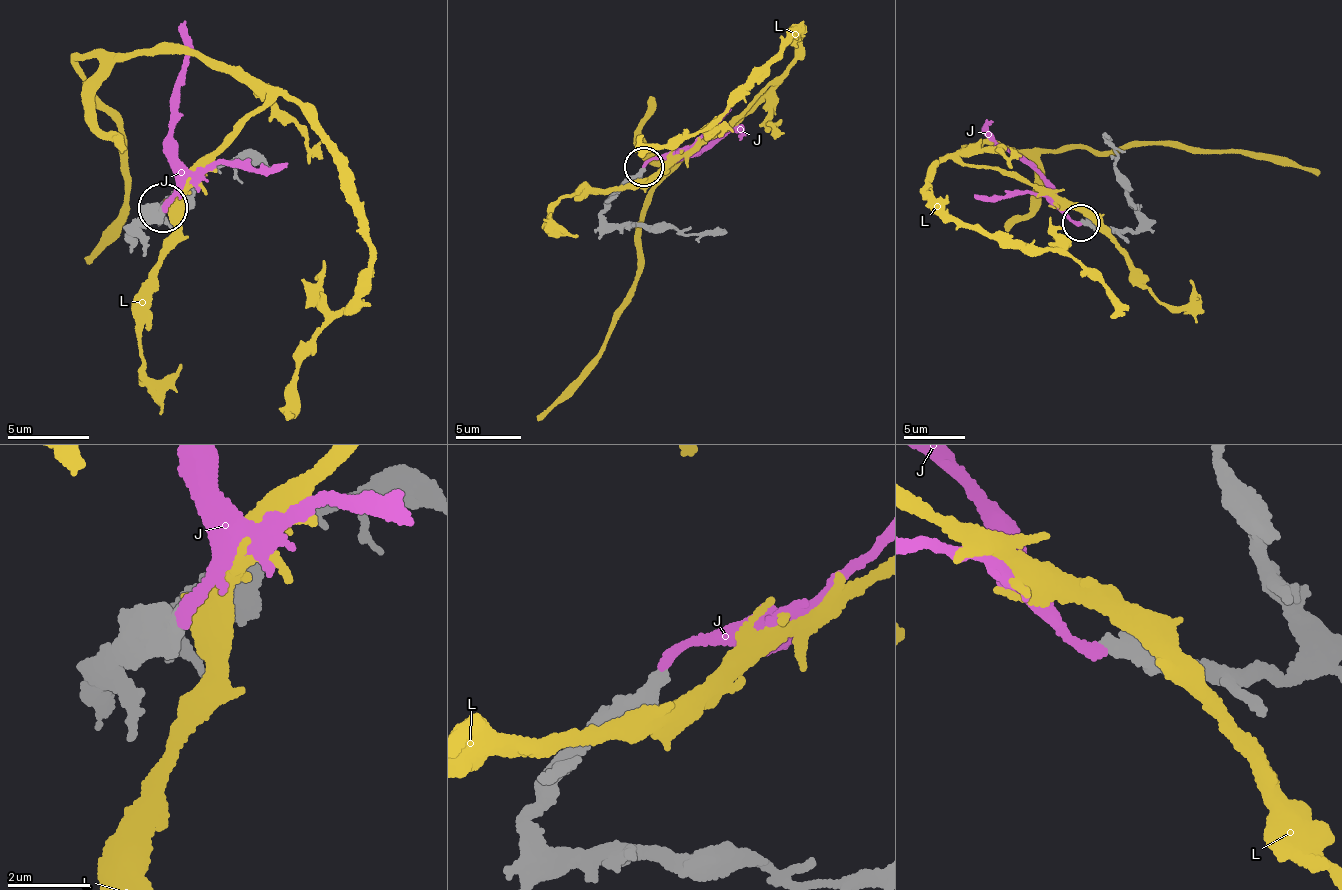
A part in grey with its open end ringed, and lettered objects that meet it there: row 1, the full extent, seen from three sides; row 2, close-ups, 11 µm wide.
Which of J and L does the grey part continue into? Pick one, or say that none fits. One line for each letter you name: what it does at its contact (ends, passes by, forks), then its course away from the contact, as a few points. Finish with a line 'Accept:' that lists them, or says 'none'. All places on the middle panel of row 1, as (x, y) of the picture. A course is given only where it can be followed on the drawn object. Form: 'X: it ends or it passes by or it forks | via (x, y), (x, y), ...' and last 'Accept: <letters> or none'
J: it ends | via (642, 169), (707, 135), (728, 115), (734, 98), (759, 75)
Accept: J

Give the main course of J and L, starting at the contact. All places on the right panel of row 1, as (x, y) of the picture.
J: (1083, 223), (1031, 190), (1011, 190), (997, 198), (973, 194)
L: (1090, 218), (1011, 172), (960, 157), (986, 142), (1033, 158), (1151, 141), (1319, 172)

